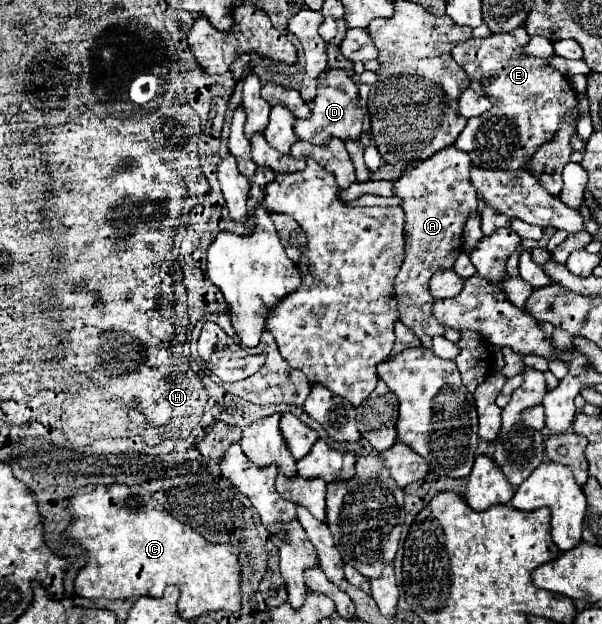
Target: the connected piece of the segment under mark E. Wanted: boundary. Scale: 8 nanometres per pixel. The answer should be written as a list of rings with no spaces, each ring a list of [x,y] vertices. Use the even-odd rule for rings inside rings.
[[[524,27],[510,33],[490,33],[482,39],[468,39],[452,49],[454,61],[466,71],[470,87],[492,101],[492,109],[480,117],[468,119],[468,125],[454,147],[468,153],[474,167],[480,169],[526,169],[530,157],[546,141],[552,141],[564,117],[576,105],[576,93],[568,79],[544,59],[524,53],[530,35]]]

